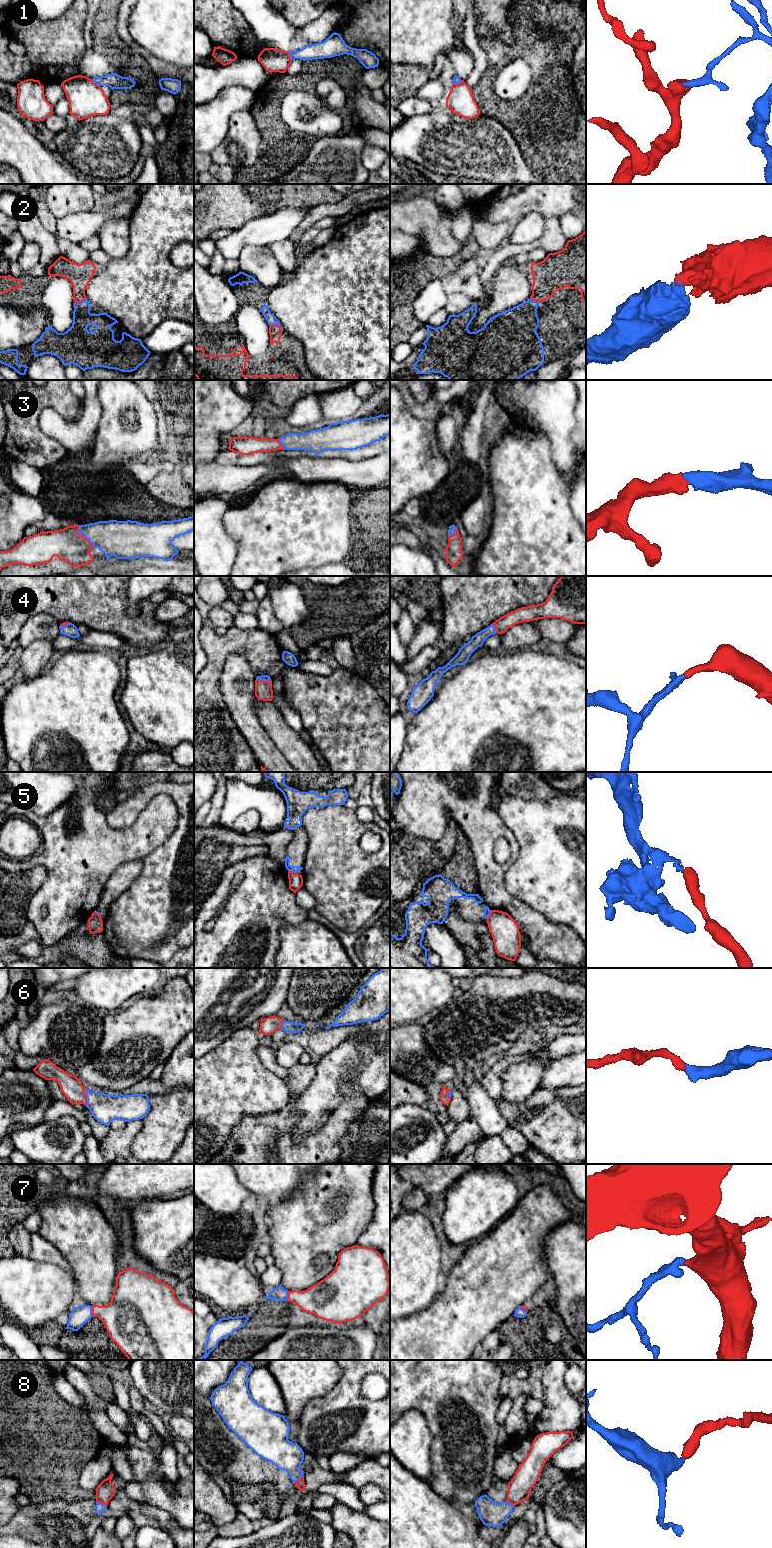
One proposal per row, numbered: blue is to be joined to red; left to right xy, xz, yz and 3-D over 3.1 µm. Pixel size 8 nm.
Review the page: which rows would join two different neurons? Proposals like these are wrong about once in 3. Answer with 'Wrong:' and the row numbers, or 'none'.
Wrong: 1, 5

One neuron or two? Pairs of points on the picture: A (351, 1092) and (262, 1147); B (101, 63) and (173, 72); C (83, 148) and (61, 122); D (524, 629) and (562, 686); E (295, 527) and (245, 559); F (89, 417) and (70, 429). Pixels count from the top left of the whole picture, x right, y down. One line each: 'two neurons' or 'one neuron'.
A: one neuron
B: one neuron
C: two neurons
D: two neurons
E: one neuron
F: one neuron

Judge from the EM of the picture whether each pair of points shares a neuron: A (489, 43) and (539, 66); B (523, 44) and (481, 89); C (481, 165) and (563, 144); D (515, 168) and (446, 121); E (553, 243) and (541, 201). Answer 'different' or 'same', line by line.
A: same
B: same
C: different
D: same
E: different

